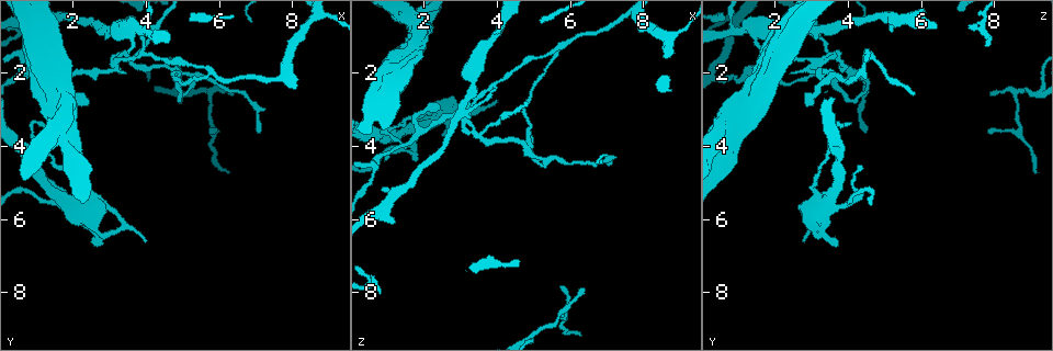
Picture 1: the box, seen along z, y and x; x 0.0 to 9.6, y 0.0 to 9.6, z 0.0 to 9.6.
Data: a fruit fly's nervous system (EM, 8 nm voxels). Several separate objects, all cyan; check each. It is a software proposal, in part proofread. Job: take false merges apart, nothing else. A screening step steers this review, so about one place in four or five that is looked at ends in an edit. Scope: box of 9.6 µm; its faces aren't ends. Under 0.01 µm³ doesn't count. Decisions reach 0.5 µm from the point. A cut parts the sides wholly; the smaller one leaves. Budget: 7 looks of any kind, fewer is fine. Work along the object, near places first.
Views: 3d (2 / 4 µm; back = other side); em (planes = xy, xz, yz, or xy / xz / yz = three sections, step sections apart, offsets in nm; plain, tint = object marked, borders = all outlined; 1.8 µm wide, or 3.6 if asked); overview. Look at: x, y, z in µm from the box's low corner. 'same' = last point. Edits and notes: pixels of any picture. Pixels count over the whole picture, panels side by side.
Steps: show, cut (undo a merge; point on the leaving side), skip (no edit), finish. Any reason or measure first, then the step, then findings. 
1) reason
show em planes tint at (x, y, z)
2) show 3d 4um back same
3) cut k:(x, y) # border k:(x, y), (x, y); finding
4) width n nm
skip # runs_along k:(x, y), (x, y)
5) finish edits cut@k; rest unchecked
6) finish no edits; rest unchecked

calibre changes
show em yz step 8 tint at (1.85, 5.60, 3.60)

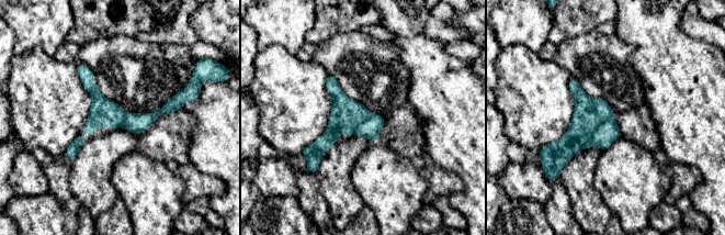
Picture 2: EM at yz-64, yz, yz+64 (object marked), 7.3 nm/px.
cut it another way
show em planes tint same

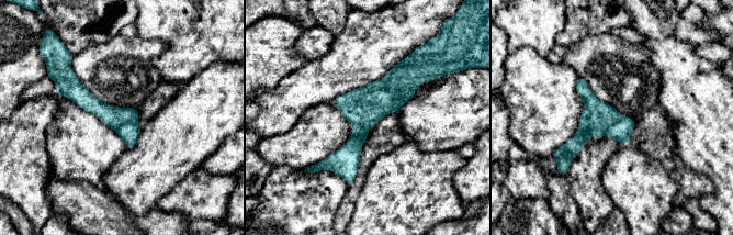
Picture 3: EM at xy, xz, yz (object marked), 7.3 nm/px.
cut 3:(130, 132) # two cells meet here

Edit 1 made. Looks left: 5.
redraw
show overview

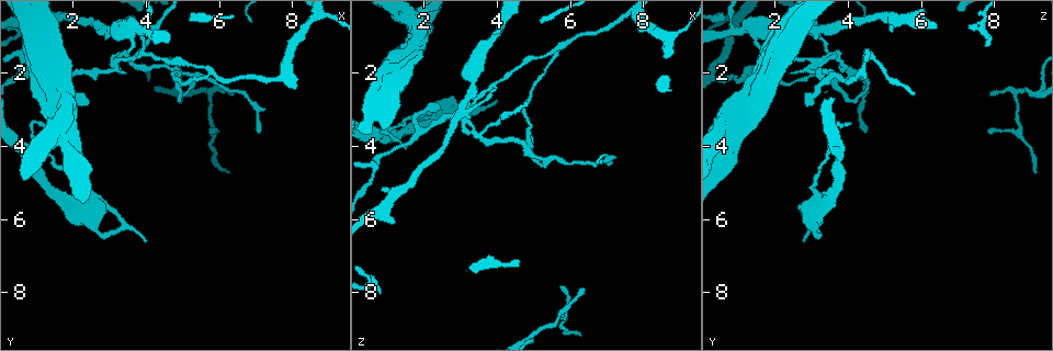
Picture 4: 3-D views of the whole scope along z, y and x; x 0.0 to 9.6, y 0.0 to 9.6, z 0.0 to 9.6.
thick turns thin
show em planes plain at (1.40, 2.30, 1.60)

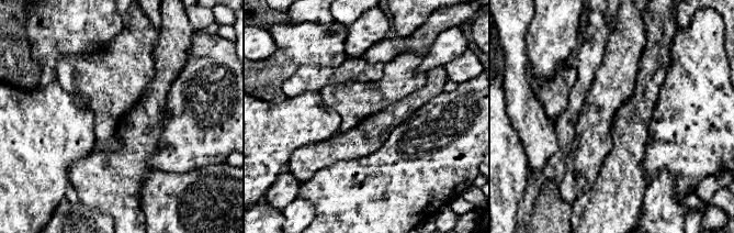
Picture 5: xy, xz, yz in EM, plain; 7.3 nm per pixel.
where the object lies
show em planes tint same

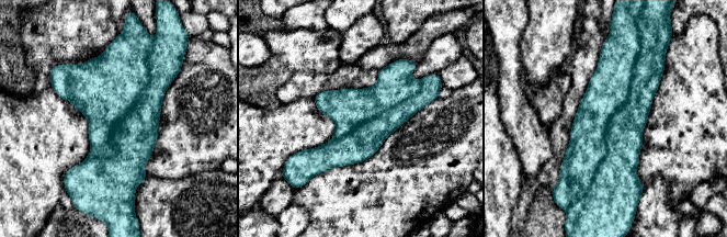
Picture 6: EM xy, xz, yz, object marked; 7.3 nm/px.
cut 6:(608, 91) # part_leaving 6:(612, 56), (583, 183); two cells meet here

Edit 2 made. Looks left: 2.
finish edits cut@3, cut@6; rest unchecked

